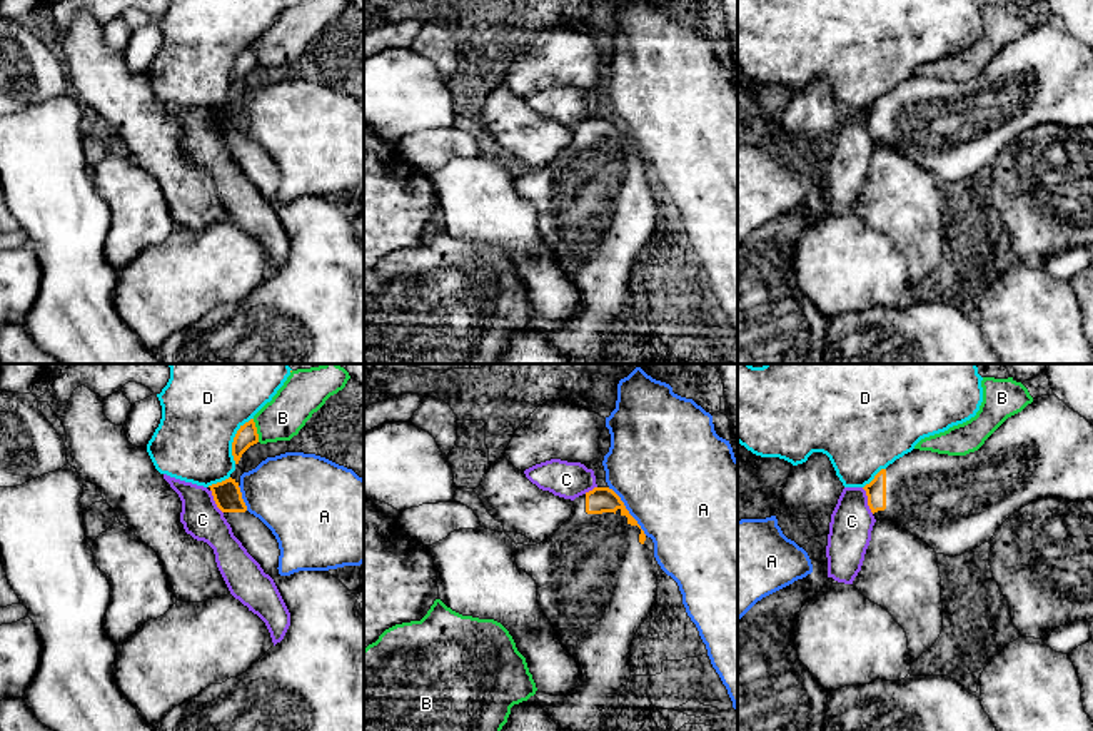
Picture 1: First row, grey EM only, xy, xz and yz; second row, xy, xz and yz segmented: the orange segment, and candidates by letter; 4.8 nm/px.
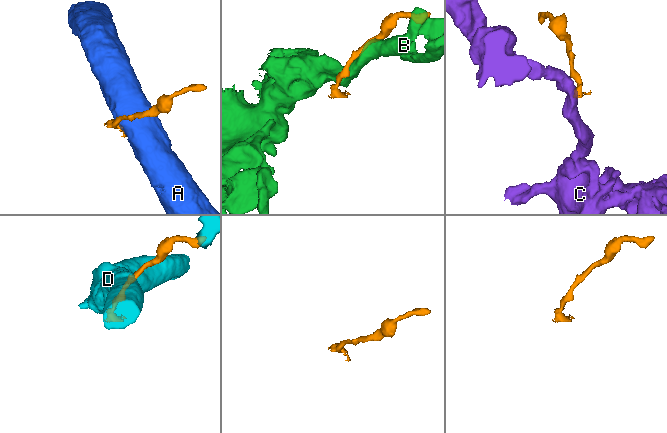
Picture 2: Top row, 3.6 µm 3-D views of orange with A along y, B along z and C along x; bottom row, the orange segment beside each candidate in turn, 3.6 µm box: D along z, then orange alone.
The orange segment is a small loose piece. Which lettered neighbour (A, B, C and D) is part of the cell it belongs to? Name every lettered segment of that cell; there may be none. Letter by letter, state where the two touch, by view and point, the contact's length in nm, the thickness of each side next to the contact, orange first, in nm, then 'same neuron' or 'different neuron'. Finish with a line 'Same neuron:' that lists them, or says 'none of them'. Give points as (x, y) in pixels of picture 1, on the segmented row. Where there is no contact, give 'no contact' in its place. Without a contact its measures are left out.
A: meets orange in xz at (628, 511); contact 300 nm long; 130 nm thick on the orange side, 500 nm on the other; different neuron
B: meets orange in xy at (256, 431); contact 120 nm long; 100 nm thick on the orange side, 200 nm on the other; different neuron
C: meets orange in yz at (868, 501); contact 140 nm long; 100 nm thick on the orange side, 200 nm on the other; different neuron
D: meets orange in xy at (234, 439); contact 240 nm long; 100 nm thick on the orange side, 420 nm on the other; different neuron
Same neuron: none of them

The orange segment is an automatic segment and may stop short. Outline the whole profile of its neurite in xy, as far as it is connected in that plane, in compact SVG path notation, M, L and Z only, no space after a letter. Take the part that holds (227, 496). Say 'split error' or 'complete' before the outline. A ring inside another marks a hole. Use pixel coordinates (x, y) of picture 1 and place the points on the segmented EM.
split error; M232 477L207 487L234 536L269 574L289 613L290 626L280 643L272 646L245 673L222 684L210 684L187 703L175 706L160 723L160 731L364 731L364 618L352 594L327 571L279 574L279 542L272 531L247 511L239 482Z

